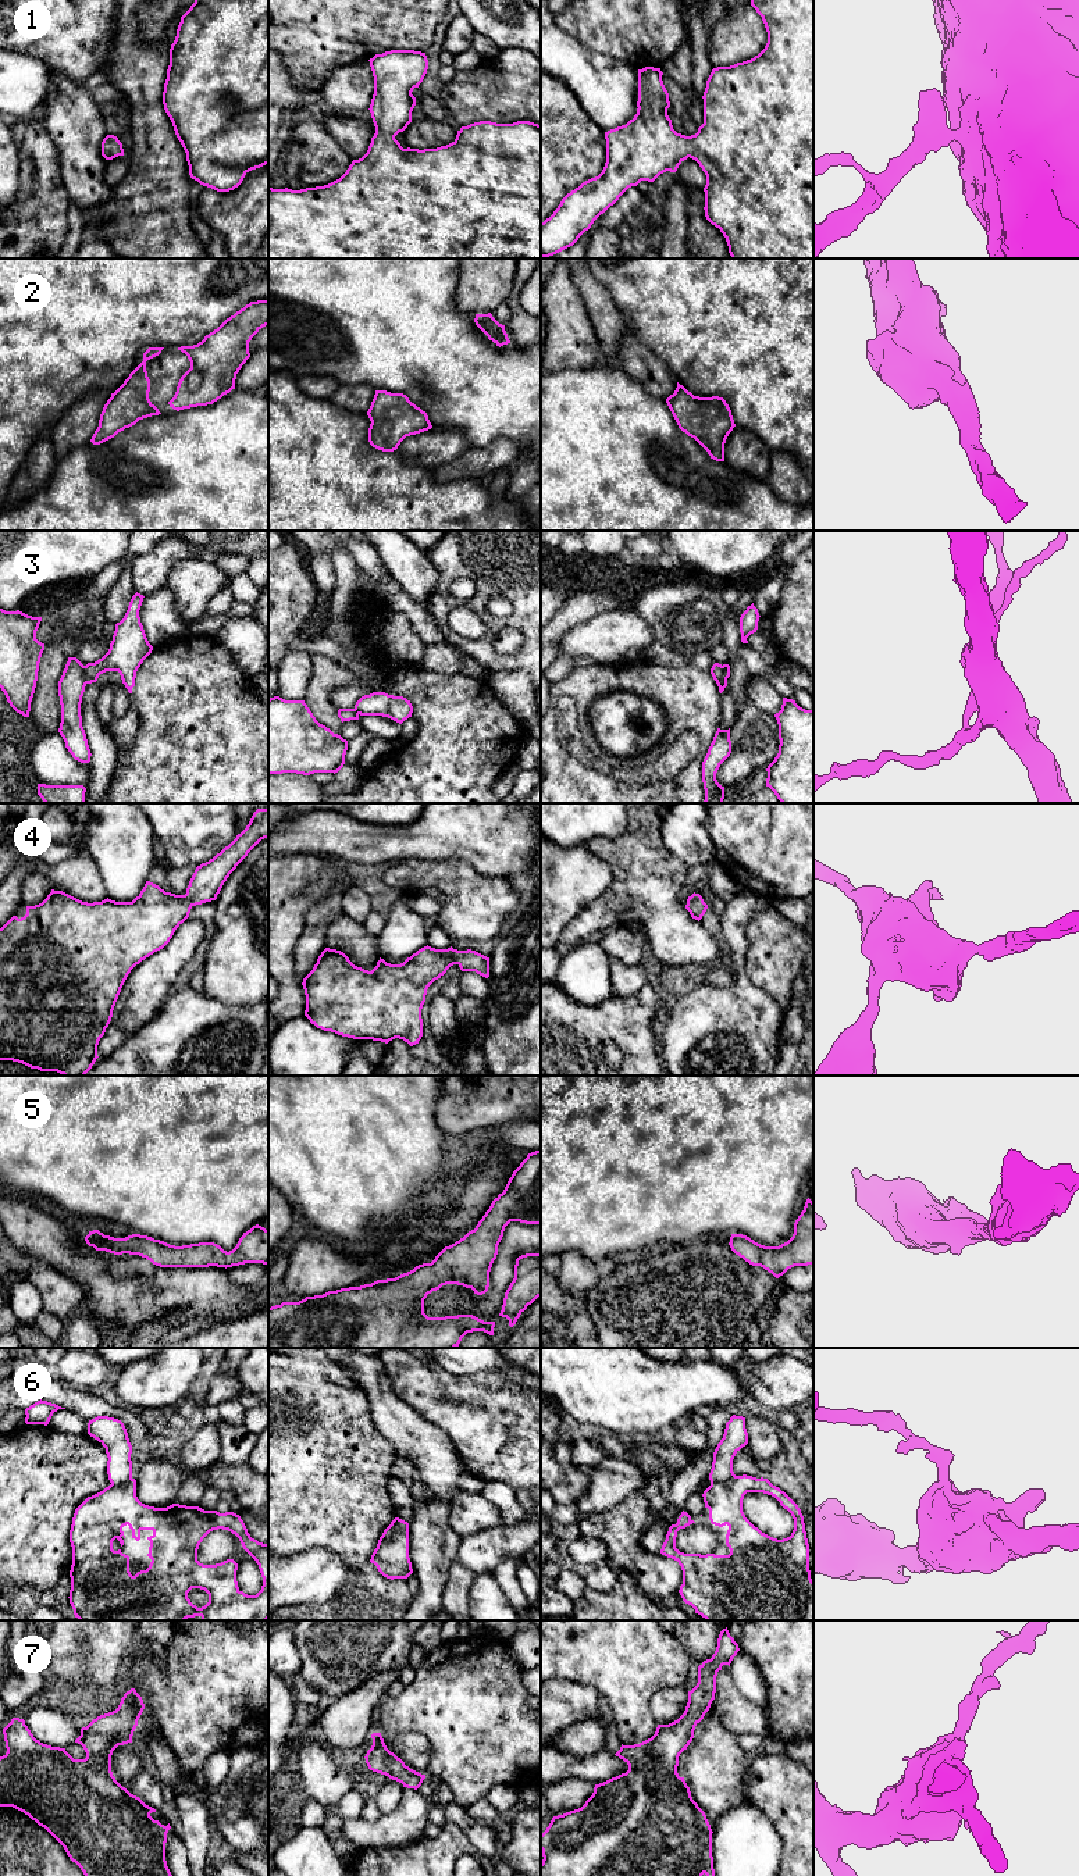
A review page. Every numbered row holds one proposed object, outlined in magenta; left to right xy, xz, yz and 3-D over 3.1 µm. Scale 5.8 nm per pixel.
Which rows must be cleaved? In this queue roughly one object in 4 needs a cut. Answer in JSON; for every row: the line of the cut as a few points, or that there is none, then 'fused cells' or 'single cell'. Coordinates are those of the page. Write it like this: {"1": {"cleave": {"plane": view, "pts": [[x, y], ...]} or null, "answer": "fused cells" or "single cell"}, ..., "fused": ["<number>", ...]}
{"1": {"cleave": null, "answer": "single cell"}, "2": {"cleave": null, "answer": "single cell"}, "3": {"cleave": {"plane": "yz", "pts": [[722, 666], [722, 678], [718, 685]]}, "answer": "fused cells"}, "4": {"cleave": null, "answer": "single cell"}, "5": {"cleave": null, "answer": "single cell"}, "6": {"cleave": {"plane": "yz", "pts": [[734, 1475], [725, 1482], [711, 1482]]}, "answer": "fused cells"}, "7": {"cleave": null, "answer": "single cell"}, "fused": ["3", "6"]}

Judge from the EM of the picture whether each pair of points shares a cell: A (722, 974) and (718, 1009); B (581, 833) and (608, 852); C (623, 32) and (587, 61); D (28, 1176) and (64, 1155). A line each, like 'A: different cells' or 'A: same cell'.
A: different cells
B: different cells
C: different cells
D: same cell

